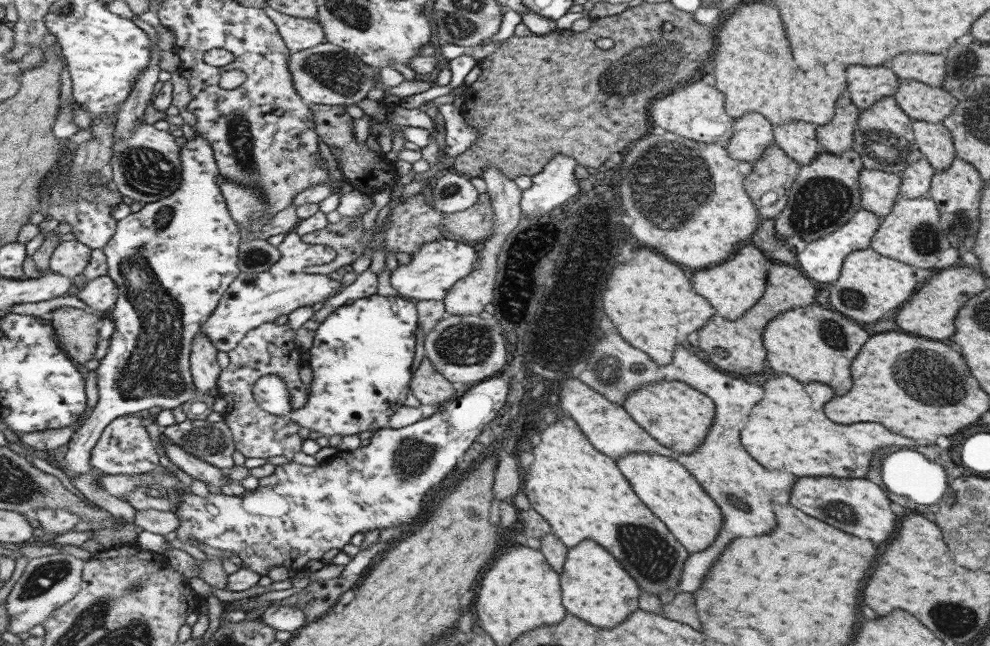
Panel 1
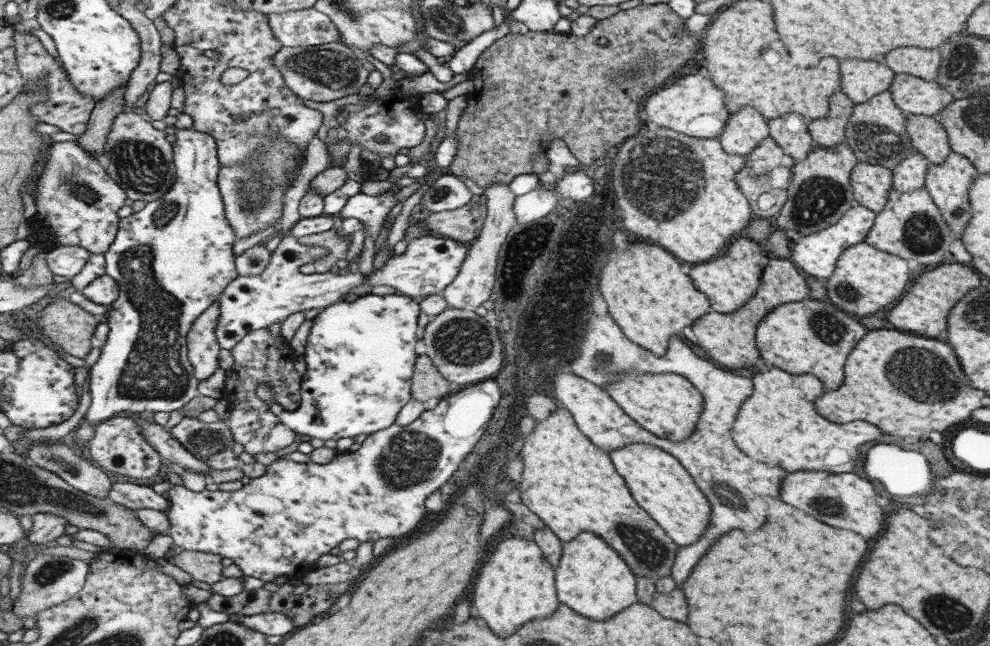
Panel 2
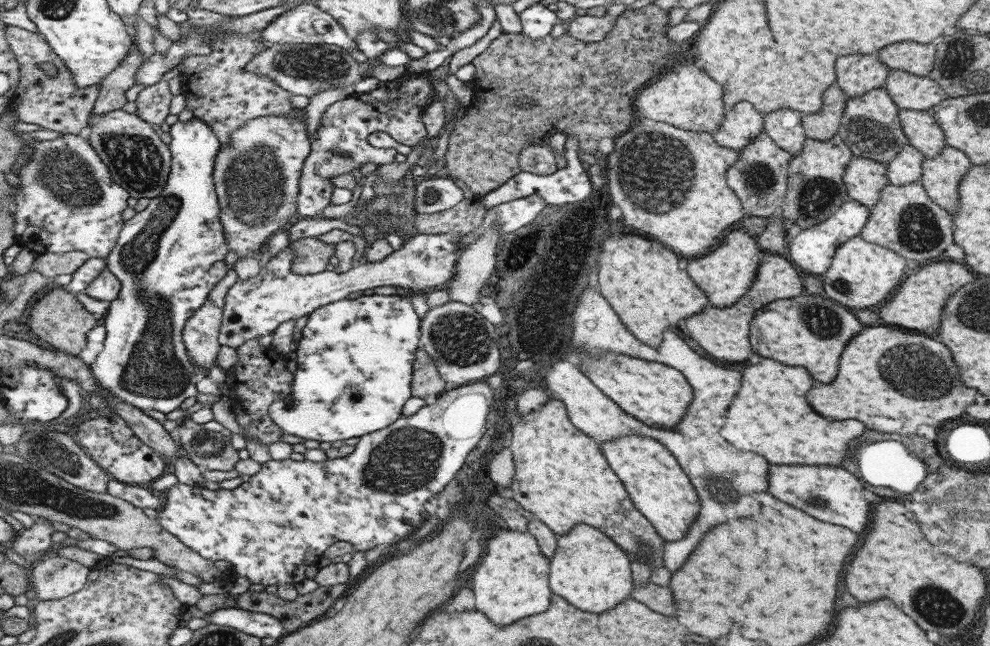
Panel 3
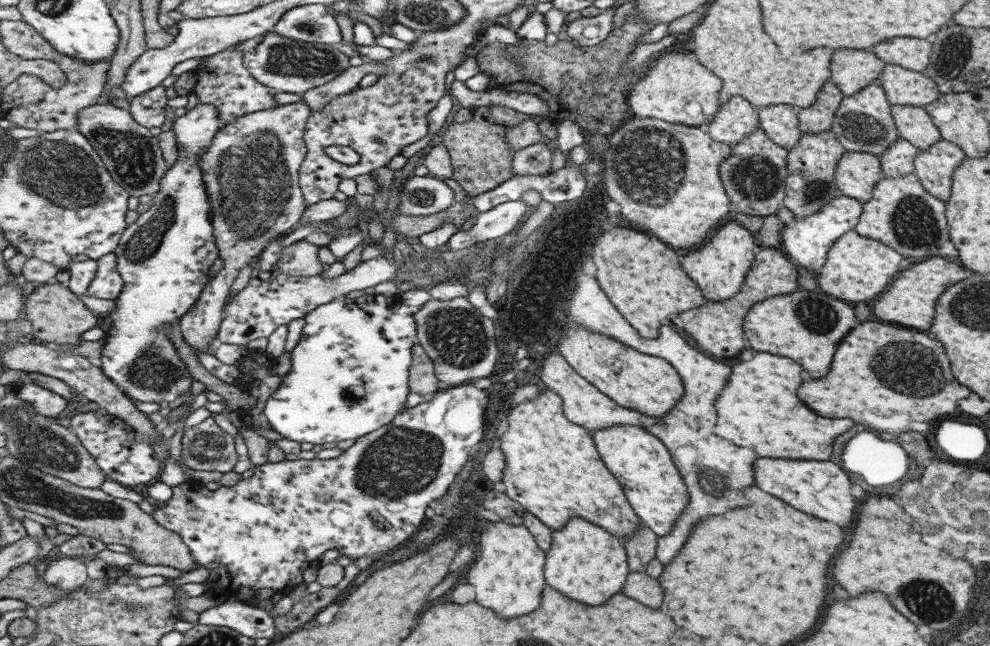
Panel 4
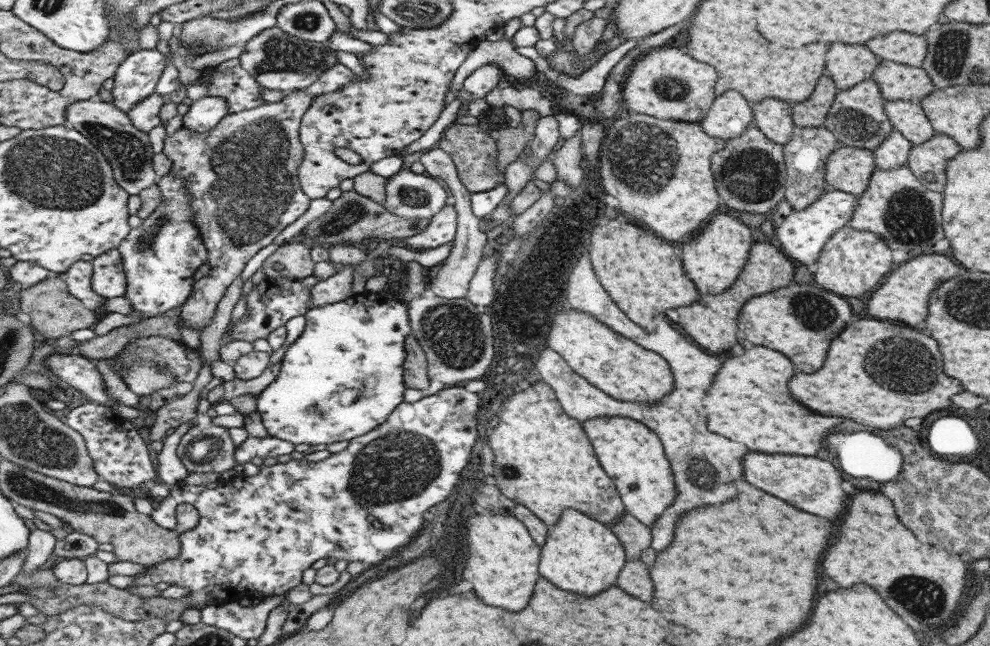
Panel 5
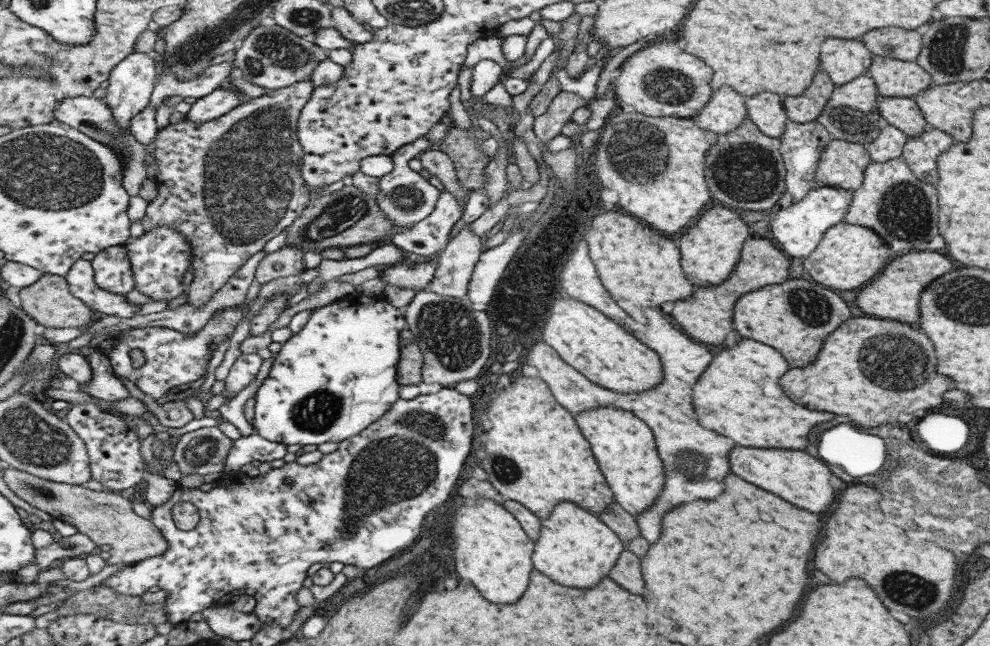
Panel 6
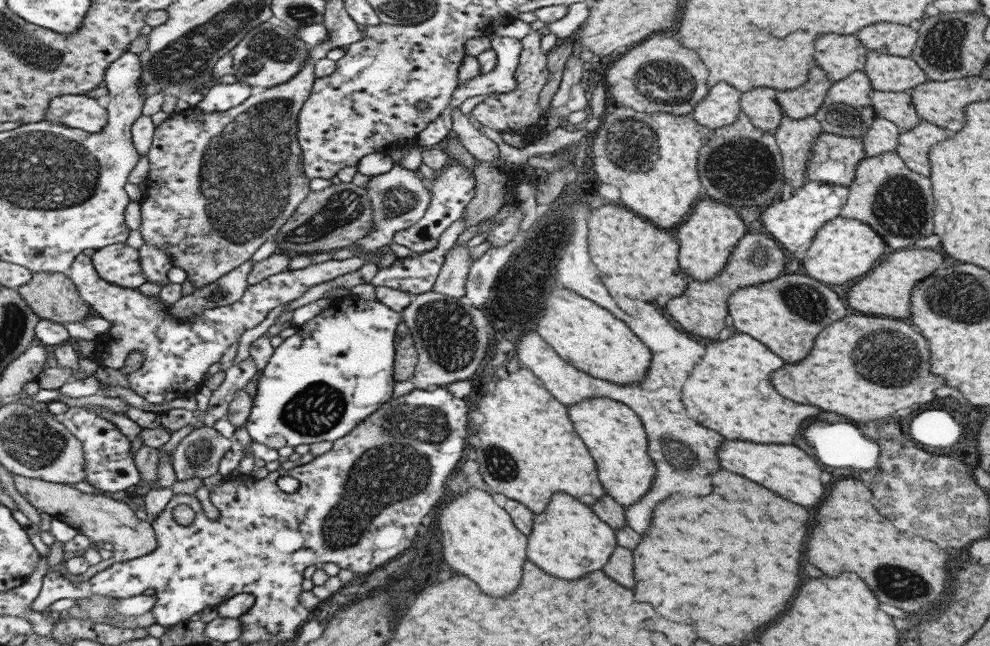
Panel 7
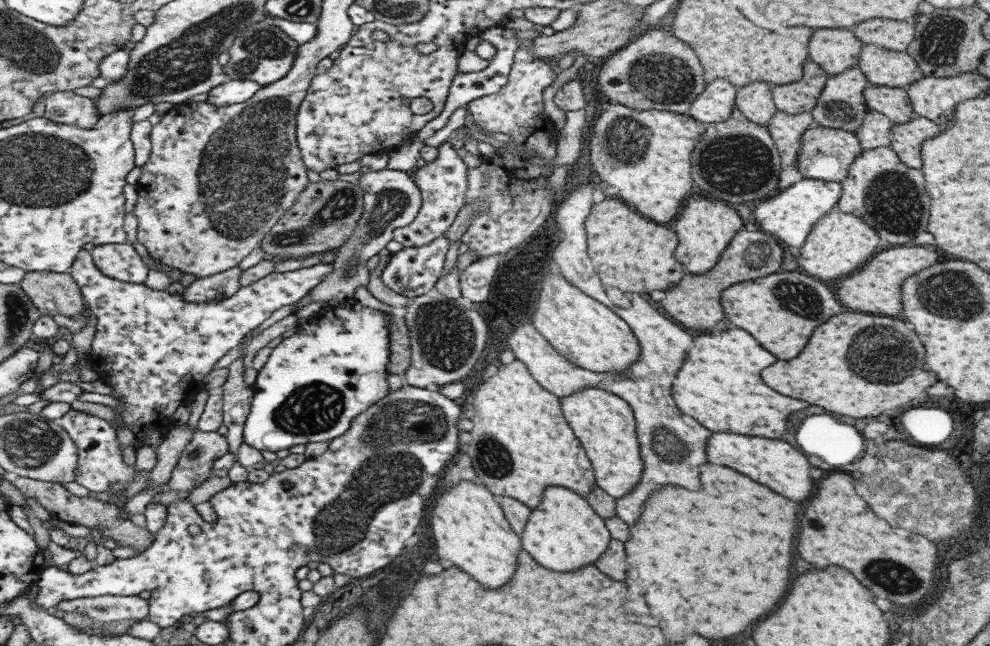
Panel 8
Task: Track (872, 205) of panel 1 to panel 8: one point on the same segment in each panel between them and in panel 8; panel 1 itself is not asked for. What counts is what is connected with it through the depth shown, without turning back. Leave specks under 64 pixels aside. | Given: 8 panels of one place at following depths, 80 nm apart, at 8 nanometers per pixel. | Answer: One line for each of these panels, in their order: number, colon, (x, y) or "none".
2: (869, 183)
3: (863, 178)
4: (855, 174)
5: (847, 168)
6: (841, 164)
7: (833, 157)
8: (825, 154)

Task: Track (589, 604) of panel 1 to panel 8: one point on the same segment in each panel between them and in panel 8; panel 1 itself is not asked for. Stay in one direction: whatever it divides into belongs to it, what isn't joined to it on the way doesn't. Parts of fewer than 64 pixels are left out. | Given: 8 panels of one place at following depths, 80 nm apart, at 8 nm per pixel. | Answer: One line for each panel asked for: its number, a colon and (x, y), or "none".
2: (590, 578)
3: (592, 573)
4: (586, 563)
5: (579, 554)
6: (574, 548)
7: (567, 539)
8: (562, 533)

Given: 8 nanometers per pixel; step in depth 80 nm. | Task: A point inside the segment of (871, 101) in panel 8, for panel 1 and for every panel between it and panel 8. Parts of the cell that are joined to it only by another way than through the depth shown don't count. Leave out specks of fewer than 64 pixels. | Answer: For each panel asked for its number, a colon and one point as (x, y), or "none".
1: (934, 142)
2: (927, 136)
3: (919, 127)
4: (914, 125)
5: (906, 117)
6: (901, 112)
7: (895, 106)

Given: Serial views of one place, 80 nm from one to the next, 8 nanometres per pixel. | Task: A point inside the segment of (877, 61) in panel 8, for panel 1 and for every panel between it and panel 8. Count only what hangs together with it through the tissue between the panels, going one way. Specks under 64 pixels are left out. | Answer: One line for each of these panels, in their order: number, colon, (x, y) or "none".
1: (918, 101)
2: (913, 95)
3: (907, 91)
4: (901, 86)
5: (896, 82)
6: (892, 77)
7: (886, 72)

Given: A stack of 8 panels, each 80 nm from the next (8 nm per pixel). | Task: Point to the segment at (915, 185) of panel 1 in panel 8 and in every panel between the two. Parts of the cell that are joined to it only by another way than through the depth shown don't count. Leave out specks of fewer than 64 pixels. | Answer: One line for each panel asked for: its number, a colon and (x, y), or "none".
2: (909, 174)
3: (902, 168)
4: (896, 160)
5: (892, 151)
6: (889, 141)
7: (881, 136)
8: (874, 131)

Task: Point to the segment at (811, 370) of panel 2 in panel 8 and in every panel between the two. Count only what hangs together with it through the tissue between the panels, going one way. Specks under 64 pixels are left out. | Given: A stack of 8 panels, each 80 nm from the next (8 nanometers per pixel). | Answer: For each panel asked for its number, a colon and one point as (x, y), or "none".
3: (808, 330)
4: (805, 326)
5: (798, 321)
6: (793, 317)
7: (785, 314)
8: (780, 312)

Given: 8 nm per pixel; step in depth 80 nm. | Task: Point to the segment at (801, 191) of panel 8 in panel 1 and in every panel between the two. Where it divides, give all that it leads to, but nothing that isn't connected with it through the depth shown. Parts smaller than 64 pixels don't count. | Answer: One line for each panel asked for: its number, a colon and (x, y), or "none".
1: (820, 260)
2: (816, 254)
3: (811, 250)
4: (806, 242)
5: (801, 234)
6: (797, 227)
7: (792, 219)

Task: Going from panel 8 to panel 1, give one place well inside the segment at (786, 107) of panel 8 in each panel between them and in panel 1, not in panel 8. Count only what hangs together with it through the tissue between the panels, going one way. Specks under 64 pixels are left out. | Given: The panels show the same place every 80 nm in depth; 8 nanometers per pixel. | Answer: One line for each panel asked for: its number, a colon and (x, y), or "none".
1: (835, 136)
2: (827, 131)
3: (822, 124)
4: (817, 117)
5: (811, 112)
6: (807, 106)
7: (803, 101)

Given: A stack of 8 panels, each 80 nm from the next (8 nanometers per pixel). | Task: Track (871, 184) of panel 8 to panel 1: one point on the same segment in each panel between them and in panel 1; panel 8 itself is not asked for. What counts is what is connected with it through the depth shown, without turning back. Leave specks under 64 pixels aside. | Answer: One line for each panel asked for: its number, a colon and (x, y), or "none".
1: (910, 232)
2: (909, 226)
3: (904, 219)
4: (901, 214)
5: (895, 206)
6: (891, 201)
7: (895, 202)

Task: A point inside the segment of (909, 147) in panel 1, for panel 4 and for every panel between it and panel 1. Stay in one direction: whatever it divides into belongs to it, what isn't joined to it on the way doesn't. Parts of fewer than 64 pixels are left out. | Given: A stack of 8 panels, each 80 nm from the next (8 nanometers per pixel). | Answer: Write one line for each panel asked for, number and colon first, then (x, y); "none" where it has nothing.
2: (875, 131)
3: (869, 126)
4: (862, 123)

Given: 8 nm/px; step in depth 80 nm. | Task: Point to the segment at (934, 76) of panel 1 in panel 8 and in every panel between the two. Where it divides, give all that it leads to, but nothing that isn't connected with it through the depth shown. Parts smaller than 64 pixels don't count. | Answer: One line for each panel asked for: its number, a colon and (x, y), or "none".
2: (920, 62)
3: (917, 58)
4: (910, 53)
5: (896, 46)
6: (893, 42)
7: (892, 38)
8: (890, 34)

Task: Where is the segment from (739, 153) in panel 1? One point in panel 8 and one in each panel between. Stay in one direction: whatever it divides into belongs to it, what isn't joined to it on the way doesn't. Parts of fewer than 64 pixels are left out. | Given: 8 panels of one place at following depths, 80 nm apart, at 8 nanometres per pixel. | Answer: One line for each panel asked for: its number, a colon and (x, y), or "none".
2: (743, 129)
3: (740, 124)
4: (736, 118)
5: (729, 114)
6: (724, 110)
7: (719, 107)
8: (714, 104)

